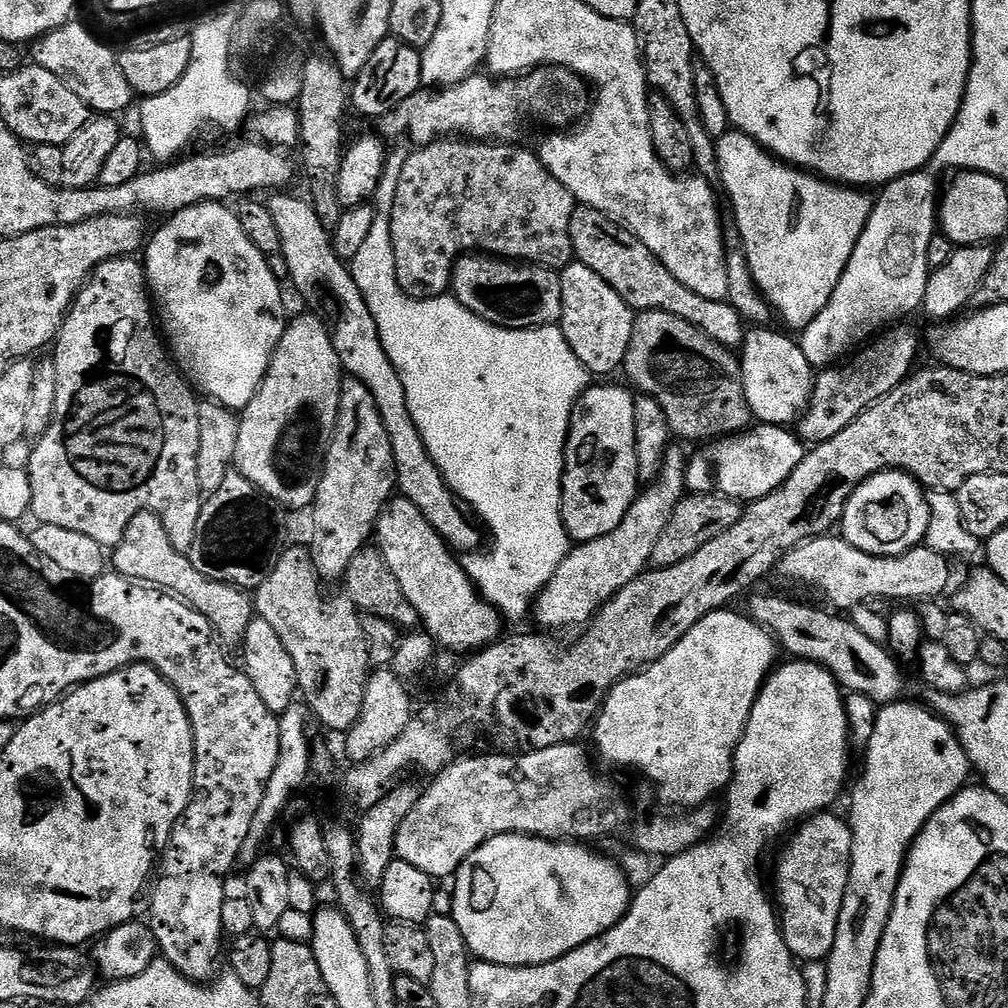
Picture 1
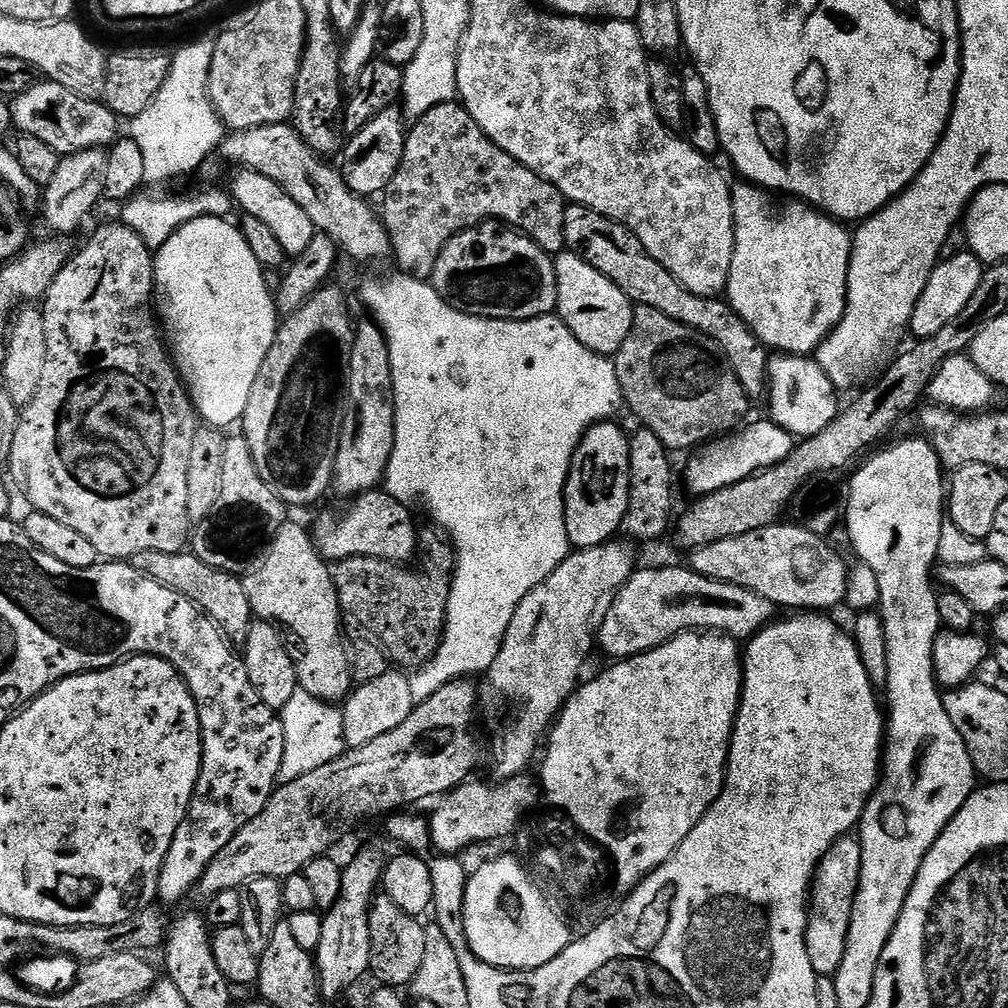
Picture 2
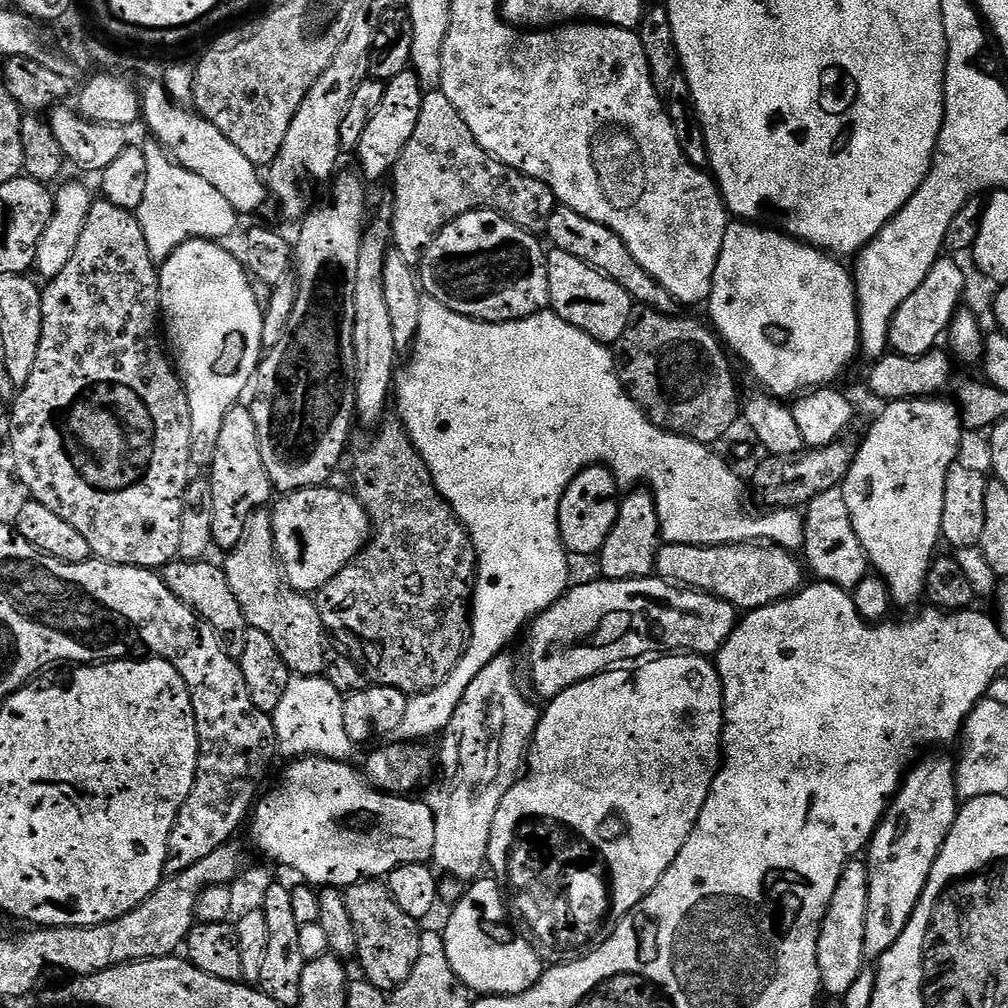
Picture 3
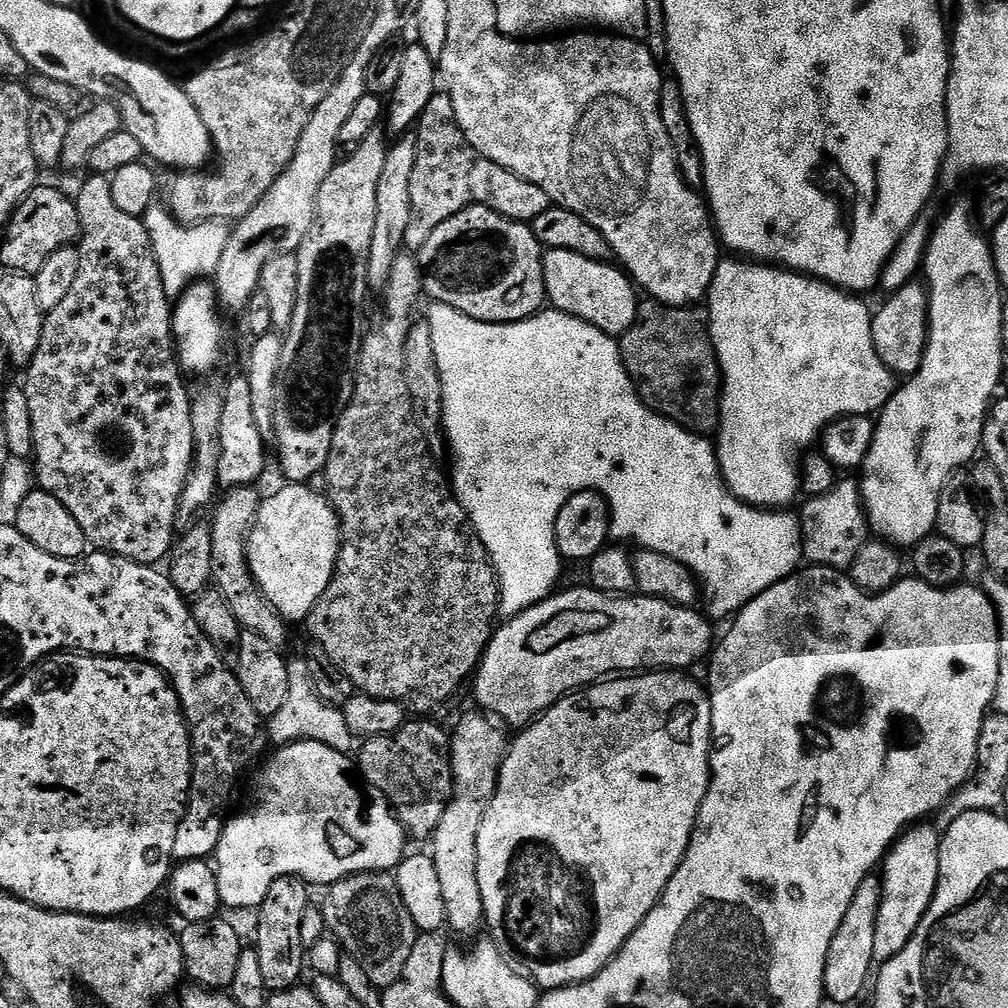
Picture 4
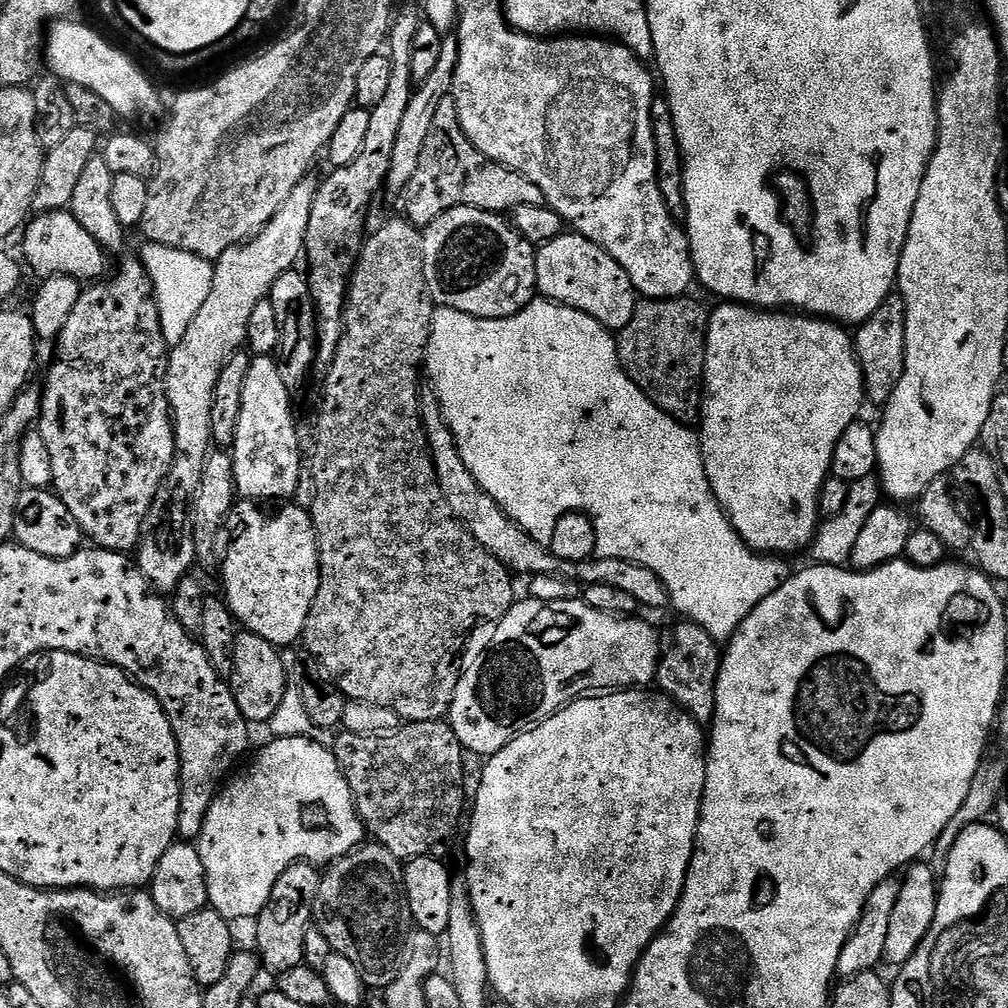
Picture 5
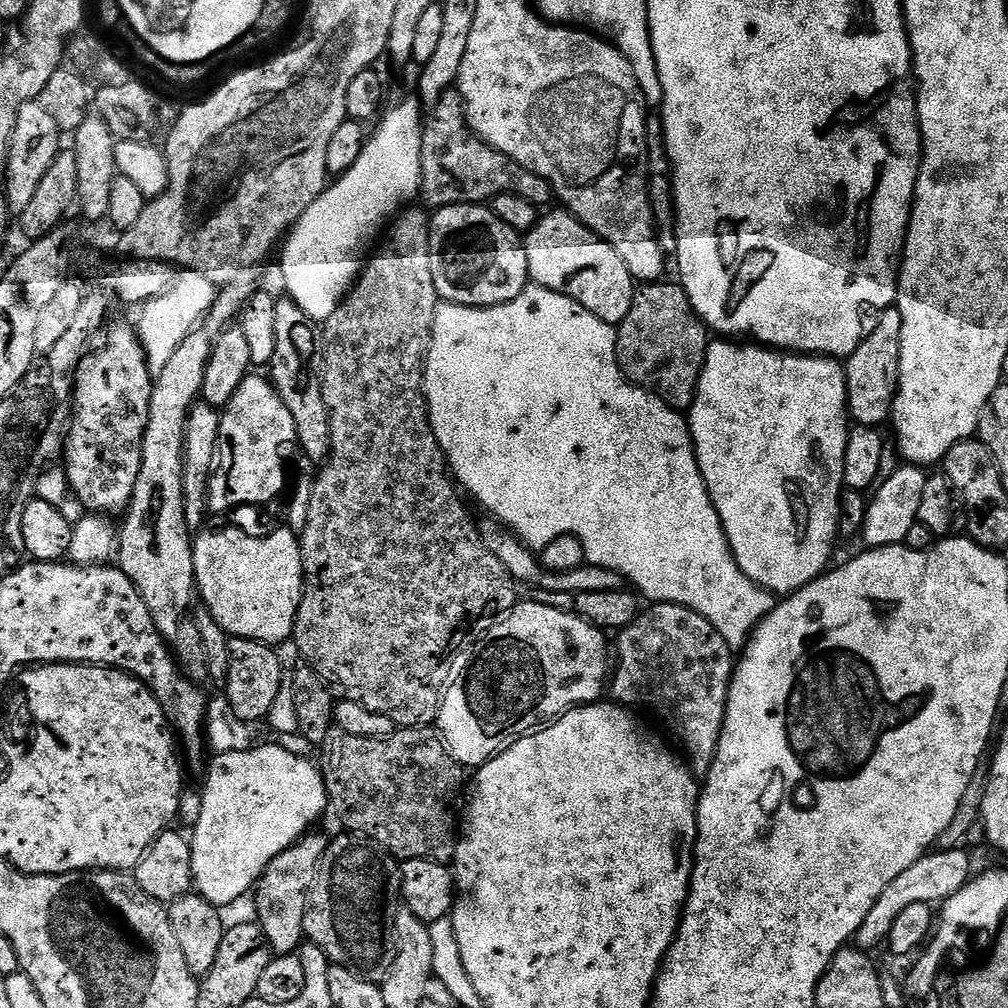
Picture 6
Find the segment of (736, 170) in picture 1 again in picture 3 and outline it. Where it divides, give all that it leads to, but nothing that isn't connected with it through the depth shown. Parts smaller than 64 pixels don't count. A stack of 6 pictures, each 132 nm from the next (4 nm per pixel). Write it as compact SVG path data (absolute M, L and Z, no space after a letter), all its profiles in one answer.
M756 222L729 223L726 238L722 242L722 254L718 256L718 266L714 270L712 293L706 301L706 309L708 308L709 314L712 315L710 324L721 341L744 359L753 376L761 383L759 385L777 398L796 398L817 388L835 385L836 379L851 366L852 359L860 352L860 310L856 303L856 282L853 273L849 269L847 272L840 264L843 263L837 257L820 251L813 244L805 244L804 241L797 240L795 236L789 236L775 227L761 226Z

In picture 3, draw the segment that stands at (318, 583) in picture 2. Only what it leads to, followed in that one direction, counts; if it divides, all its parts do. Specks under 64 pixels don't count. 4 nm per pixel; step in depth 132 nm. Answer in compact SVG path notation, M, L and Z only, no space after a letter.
M261 510L252 516L248 532L237 548L231 549L222 560L226 582L242 606L242 614L248 619L248 628L262 630L274 642L278 654L286 662L289 672L298 676L321 676L327 673L330 663L328 652L329 633L311 595L292 588L280 566L272 517Z

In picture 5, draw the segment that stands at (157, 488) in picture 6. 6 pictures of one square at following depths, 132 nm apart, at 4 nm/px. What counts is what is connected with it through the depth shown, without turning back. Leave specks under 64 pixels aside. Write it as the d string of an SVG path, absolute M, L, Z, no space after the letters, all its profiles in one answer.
M315 175L305 176L294 190L290 190L290 198L278 206L278 214L266 222L266 226L250 240L236 244L226 254L222 254L214 262L214 278L210 286L210 294L206 302L202 302L202 310L194 314L194 322L182 334L182 342L171 345L168 353L168 372L164 376L164 385L168 395L168 405L172 411L172 429L176 443L176 457L172 469L165 480L160 492L154 498L150 510L144 519L144 532L140 536L140 546L134 553L134 563L140 572L148 579L153 588L161 594L171 594L176 589L176 583L182 577L193 571L192 564L197 563L196 539L192 537L190 523L190 505L198 486L202 482L202 470L208 461L208 453L213 451L212 431L210 430L210 414L214 410L214 388L218 386L218 378L222 378L222 370L236 352L241 351L248 342L248 327L254 306L258 302L269 299L274 282L278 282L281 274L286 274L291 268L297 267L296 259L305 255L304 239L310 226L310 210L314 210L314 198L318 191L318 180Z

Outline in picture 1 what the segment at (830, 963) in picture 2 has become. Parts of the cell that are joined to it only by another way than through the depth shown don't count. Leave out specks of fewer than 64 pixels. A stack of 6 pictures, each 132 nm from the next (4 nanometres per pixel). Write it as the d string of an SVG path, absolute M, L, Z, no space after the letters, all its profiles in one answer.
M825 810L807 817L787 837L788 845L781 850L776 864L774 904L778 909L780 932L786 946L800 962L827 961L838 934L842 898L846 898L846 882L850 878L852 829L847 819L839 820L834 813Z

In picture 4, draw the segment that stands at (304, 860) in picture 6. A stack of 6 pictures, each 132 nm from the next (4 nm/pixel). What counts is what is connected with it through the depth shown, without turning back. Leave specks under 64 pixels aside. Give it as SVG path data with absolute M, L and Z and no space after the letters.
M297 876L278 878L269 888L268 896L258 908L260 921L254 947L258 962L262 966L262 982L266 982L269 993L284 992L287 988L297 987L301 983L300 975L306 972L306 944L304 948L304 911L308 908L309 885Z

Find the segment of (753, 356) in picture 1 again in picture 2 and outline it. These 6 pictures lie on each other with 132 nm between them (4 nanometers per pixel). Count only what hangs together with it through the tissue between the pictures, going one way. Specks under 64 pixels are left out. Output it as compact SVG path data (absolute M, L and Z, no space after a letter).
M776 354L768 361L768 394L766 405L772 413L772 423L784 428L794 438L807 438L822 434L841 411L841 397L837 388L826 378L826 370L815 359L807 356Z

